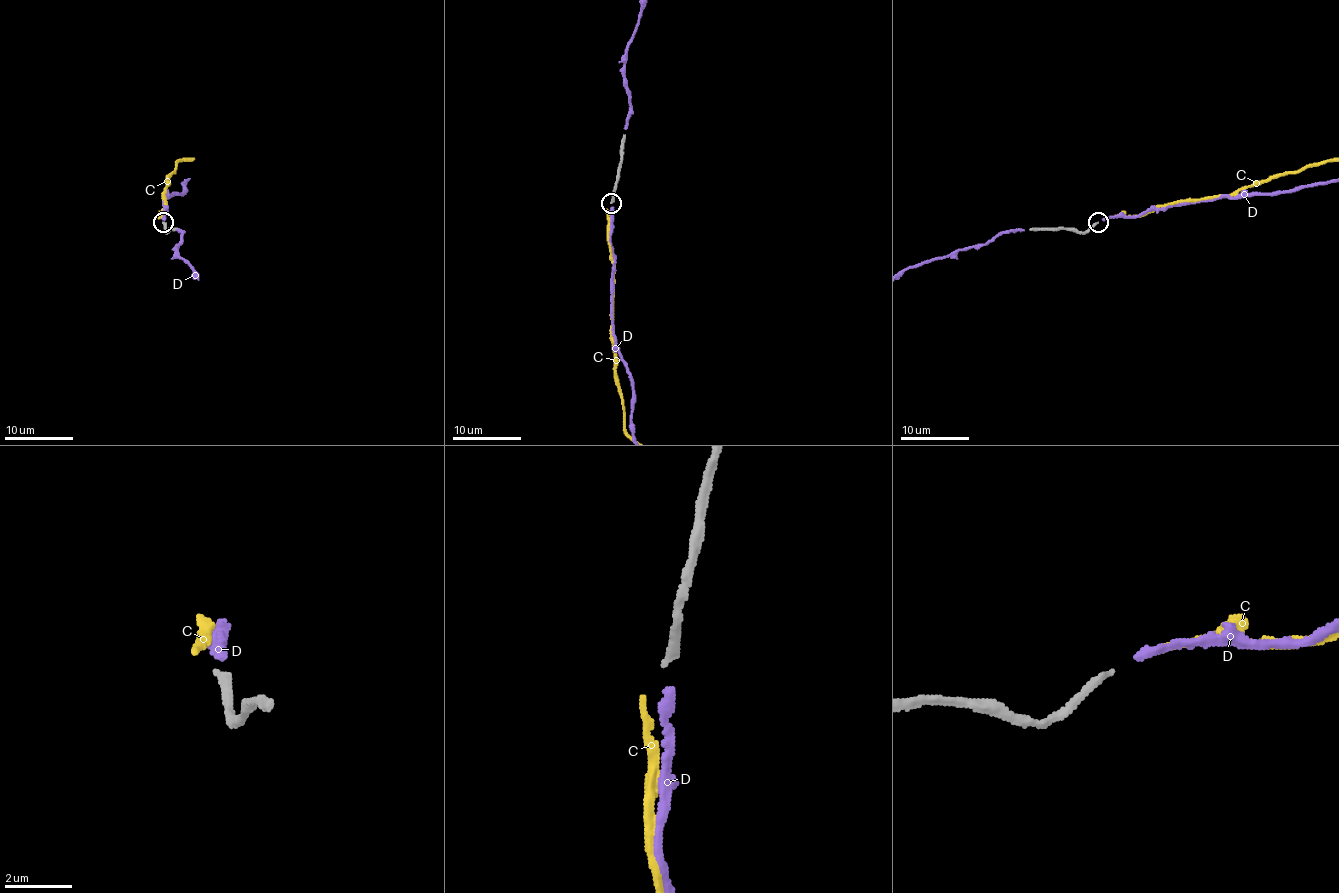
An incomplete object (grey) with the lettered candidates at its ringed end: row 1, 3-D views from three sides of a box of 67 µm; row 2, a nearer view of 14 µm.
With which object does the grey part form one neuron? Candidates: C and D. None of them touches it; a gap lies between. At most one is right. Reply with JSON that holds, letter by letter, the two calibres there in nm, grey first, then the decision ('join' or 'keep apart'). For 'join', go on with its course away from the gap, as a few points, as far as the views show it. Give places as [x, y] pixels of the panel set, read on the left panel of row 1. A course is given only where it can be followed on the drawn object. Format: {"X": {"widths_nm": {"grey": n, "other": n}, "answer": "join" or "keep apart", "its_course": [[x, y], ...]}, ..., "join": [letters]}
{"C": {"widths_nm": {"grey": 240, "other": 180}, "answer": "keep apart"}, "D": {"widths_nm": {"grey": 240, "other": 300}, "answer": "join"}, "join": ["D"]}

